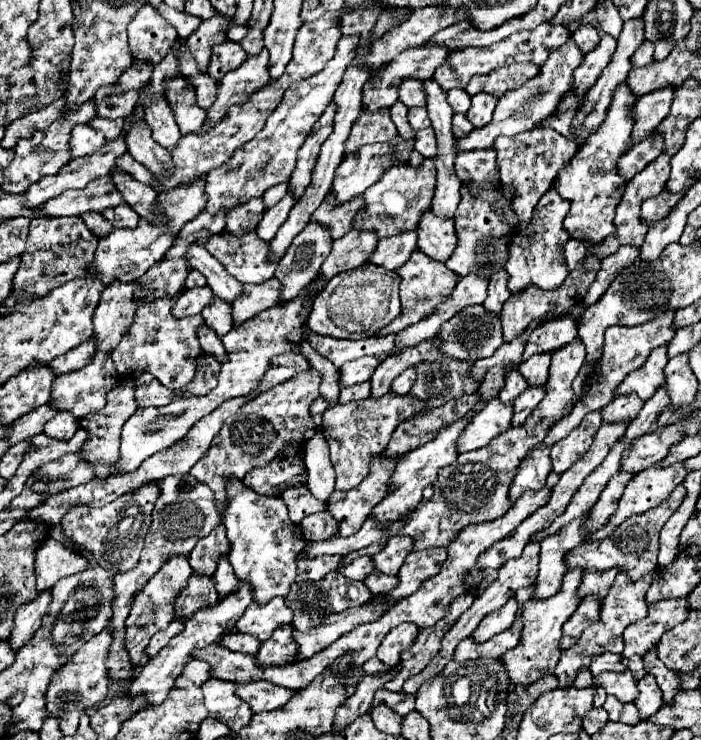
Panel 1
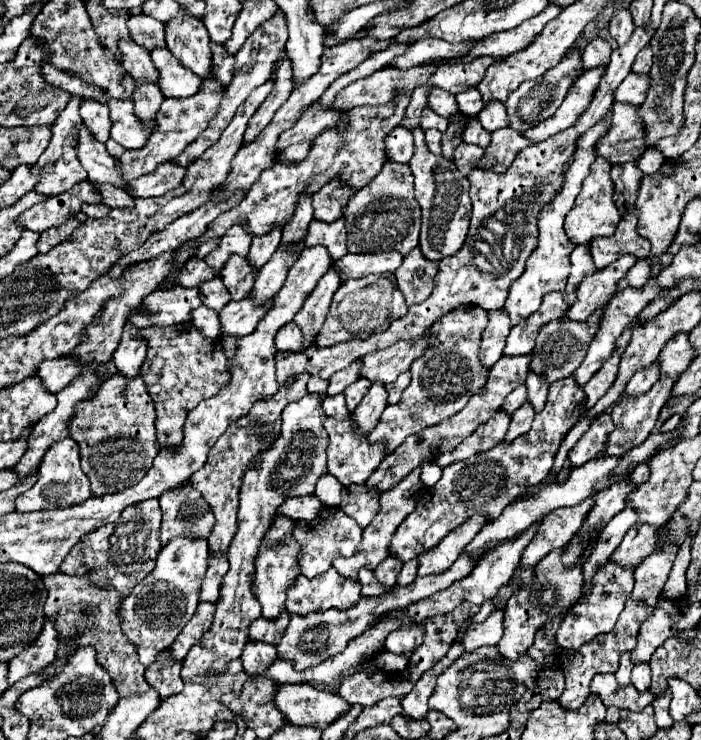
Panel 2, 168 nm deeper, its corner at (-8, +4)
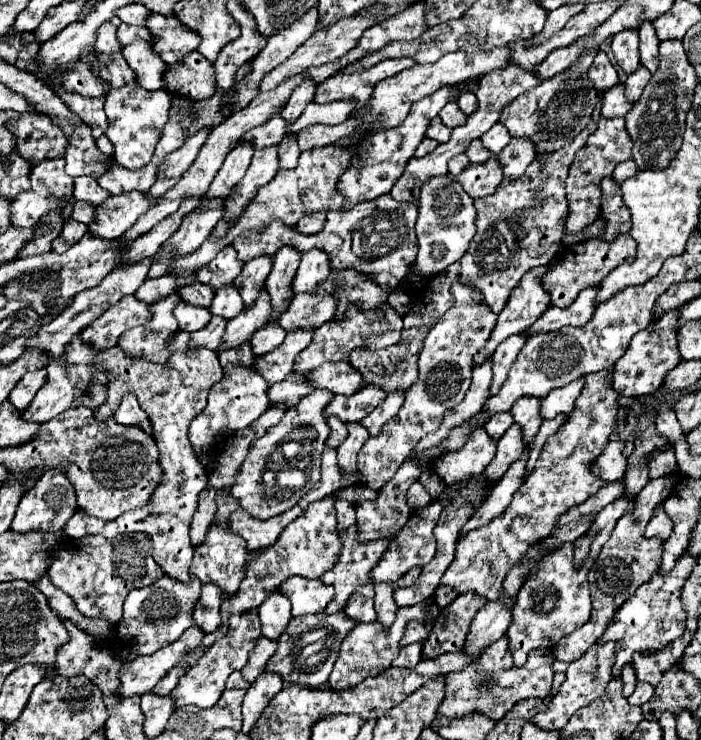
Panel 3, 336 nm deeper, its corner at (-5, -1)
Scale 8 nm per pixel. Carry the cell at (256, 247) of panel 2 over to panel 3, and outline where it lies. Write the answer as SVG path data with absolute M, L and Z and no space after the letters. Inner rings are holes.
M256 257L254 261L244 263L242 273L236 277L234 285L240 291L244 305L252 305L256 297L260 295L260 289L264 289L264 281L272 269L272 257Z

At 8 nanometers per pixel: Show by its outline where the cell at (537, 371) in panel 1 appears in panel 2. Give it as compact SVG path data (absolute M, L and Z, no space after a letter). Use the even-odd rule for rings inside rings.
M529 372L525 386L527 386L527 400L533 404L535 412L541 412L547 398L547 390L549 390L547 380L543 380L541 376L535 376L535 372Z

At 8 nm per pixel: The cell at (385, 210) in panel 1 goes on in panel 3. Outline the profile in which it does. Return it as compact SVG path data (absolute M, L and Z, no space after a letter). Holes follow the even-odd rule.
M384 195L376 201L360 203L350 211L328 211L324 229L312 237L304 237L302 233L296 233L296 229L288 229L288 225L280 225L280 221L272 221L268 229L258 229L256 233L240 233L240 237L232 241L232 247L236 249L242 263L260 255L272 257L284 245L292 245L294 249L300 249L300 253L306 253L308 249L320 249L328 253L330 273L352 269L356 273L364 273L368 281L376 283L384 293L390 293L400 285L400 281L414 265L418 247L414 231L416 217L418 209L414 203L398 203L392 201L390 195Z

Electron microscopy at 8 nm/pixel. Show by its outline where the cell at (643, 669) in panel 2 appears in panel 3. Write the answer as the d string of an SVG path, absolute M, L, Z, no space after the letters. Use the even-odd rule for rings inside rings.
M638 683L636 685L636 691L628 697L628 701L632 705L644 705L646 701L650 701L650 697L654 695L654 687L648 685L648 683Z

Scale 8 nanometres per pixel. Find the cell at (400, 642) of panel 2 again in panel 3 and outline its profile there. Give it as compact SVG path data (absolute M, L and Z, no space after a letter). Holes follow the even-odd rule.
M410 621L406 633L404 633L402 641L400 641L400 647L410 645L410 643L416 643L416 641L424 641L426 637L428 637L428 631L426 631L424 623L422 621Z

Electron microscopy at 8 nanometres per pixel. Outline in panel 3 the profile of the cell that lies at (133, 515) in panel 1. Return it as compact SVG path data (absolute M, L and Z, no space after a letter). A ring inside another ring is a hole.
M128 533L128 537L104 539L100 535L90 535L74 541L58 553L52 569L48 569L48 575L58 589L76 601L76 607L82 615L108 619L118 625L122 619L122 605L126 595L132 589L156 583L156 579L160 579L164 573L152 559L150 537L144 533Z

